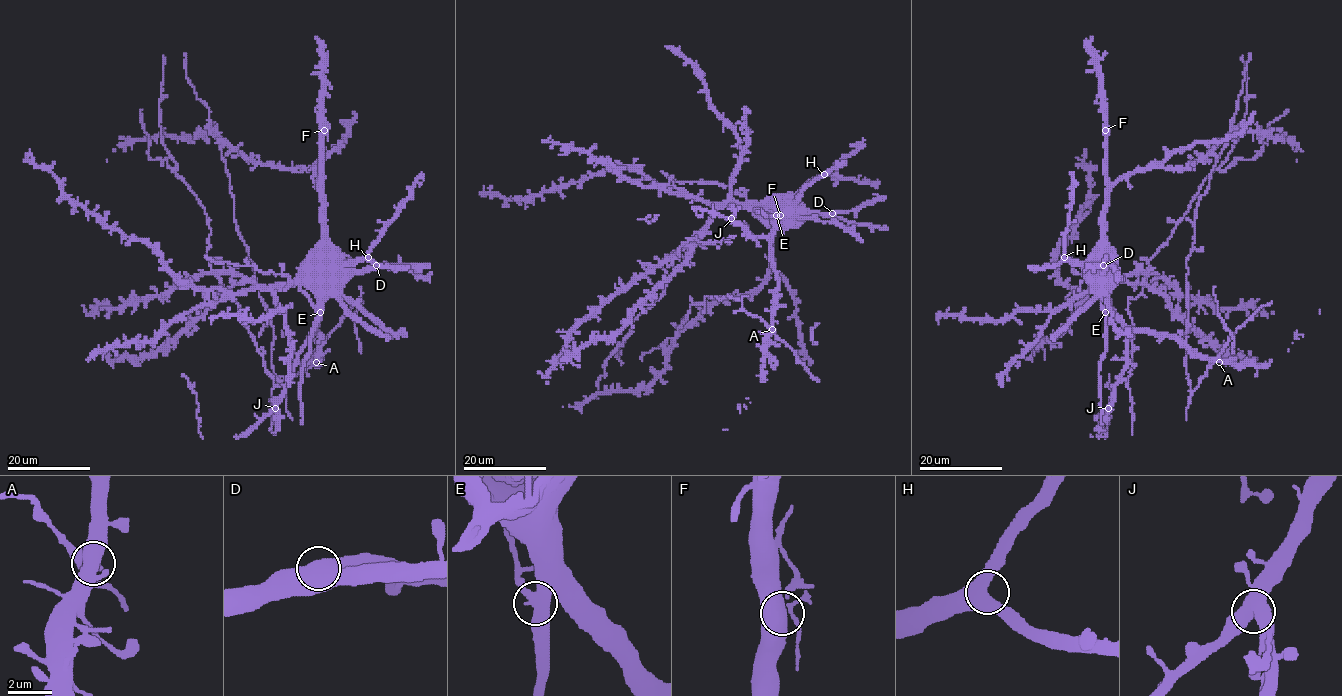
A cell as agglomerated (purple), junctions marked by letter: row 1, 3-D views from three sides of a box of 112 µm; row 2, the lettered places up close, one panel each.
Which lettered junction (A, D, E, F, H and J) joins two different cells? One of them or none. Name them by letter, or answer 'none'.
E

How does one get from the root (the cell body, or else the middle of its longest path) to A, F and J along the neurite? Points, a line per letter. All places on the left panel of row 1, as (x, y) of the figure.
A: (333, 269), (333, 291), (324, 303), (316, 327), (321, 334), (321, 348), (316, 362)
F: (333, 269), (333, 245), (327, 235), (323, 194), (324, 130)
J: (333, 269), (333, 291), (325, 301), (321, 318), (299, 355), (283, 396), (275, 408)

